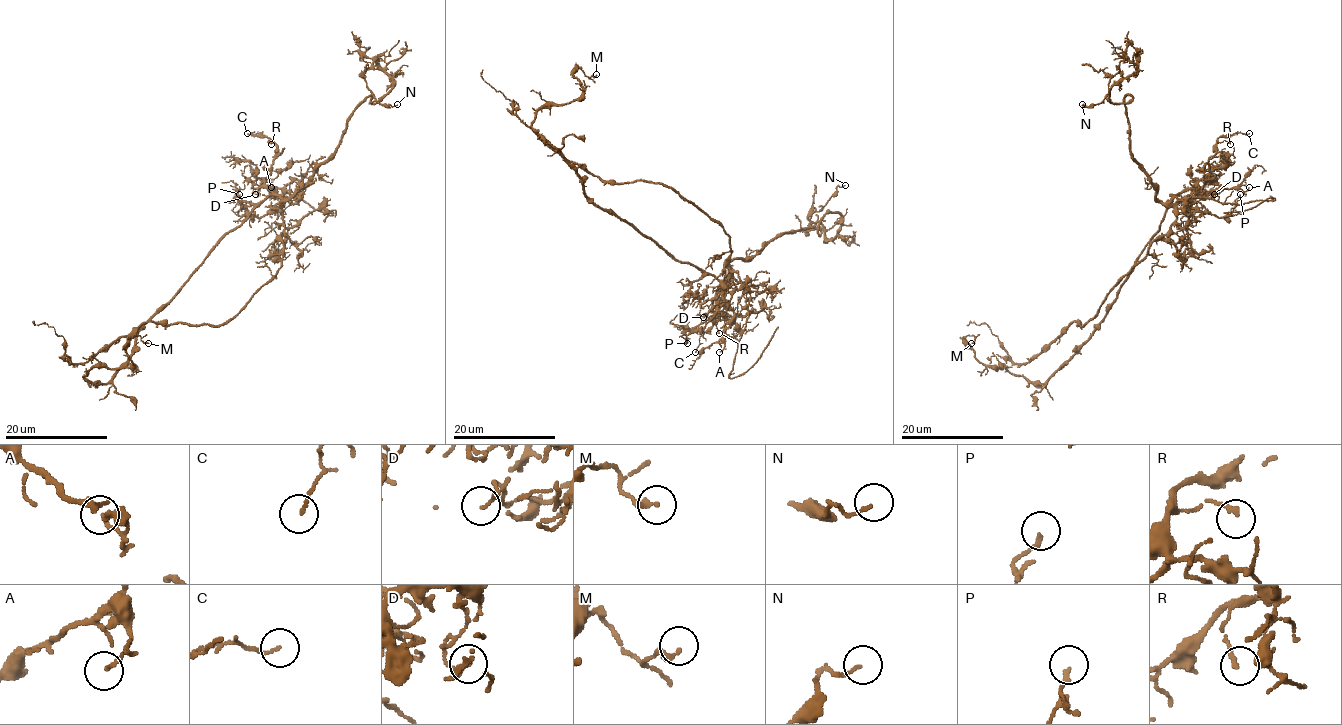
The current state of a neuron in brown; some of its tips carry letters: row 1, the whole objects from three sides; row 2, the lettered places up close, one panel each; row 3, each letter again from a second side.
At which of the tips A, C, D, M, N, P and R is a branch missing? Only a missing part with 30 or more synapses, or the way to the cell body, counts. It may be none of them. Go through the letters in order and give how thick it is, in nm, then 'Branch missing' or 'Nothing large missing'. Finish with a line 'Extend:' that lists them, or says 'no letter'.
A: Thickness 120 nm. Nothing large missing
C: Thickness 120 nm. Nothing large missing
D: Thickness 140 nm. Nothing large missing
M: Thickness 220 nm. Nothing large missing
N: Thickness 110 nm. Nothing large missing
P: Thickness 160 nm. Nothing large missing
R: Thickness 180 nm. Nothing large missing
Extend: no letter

